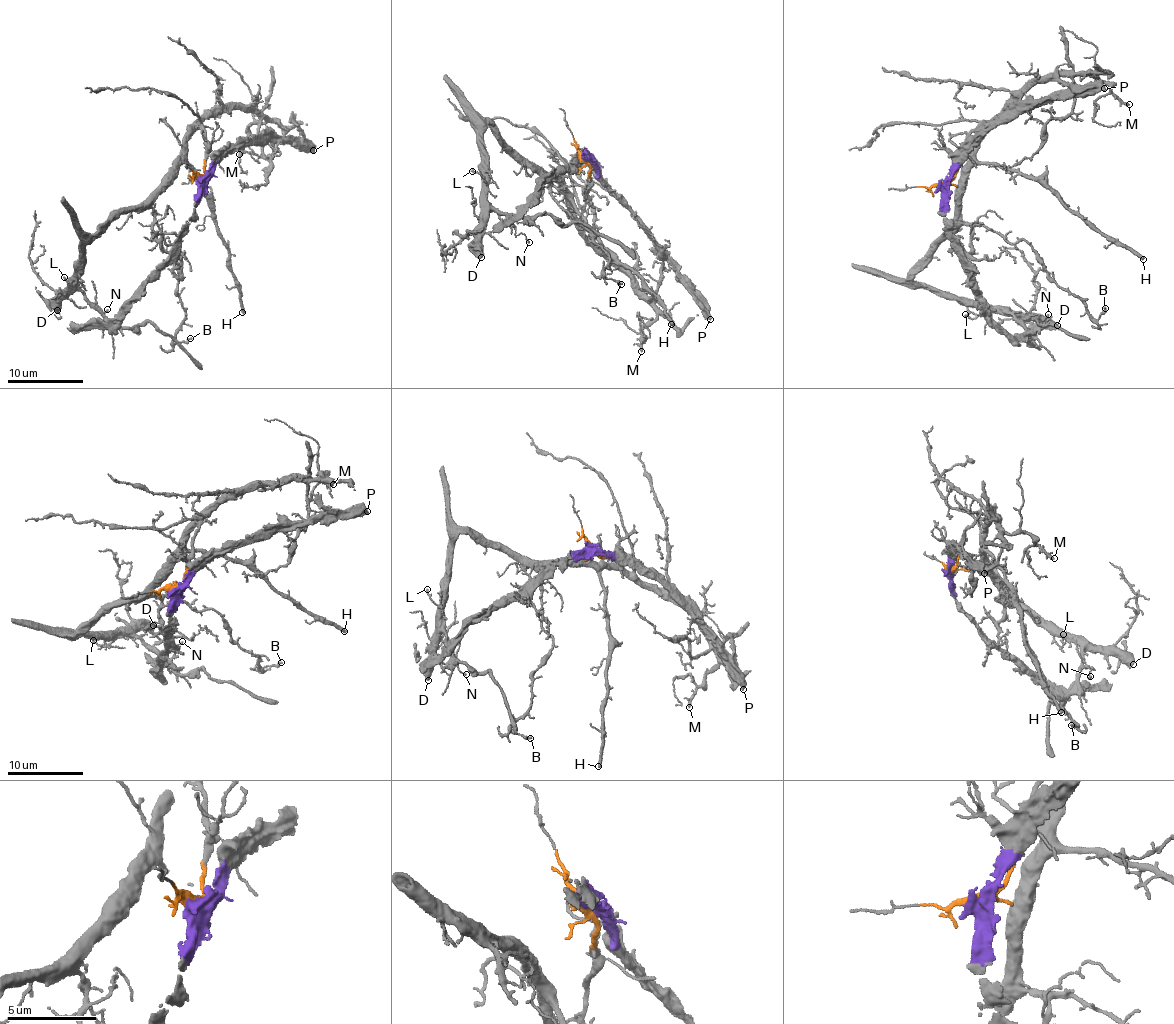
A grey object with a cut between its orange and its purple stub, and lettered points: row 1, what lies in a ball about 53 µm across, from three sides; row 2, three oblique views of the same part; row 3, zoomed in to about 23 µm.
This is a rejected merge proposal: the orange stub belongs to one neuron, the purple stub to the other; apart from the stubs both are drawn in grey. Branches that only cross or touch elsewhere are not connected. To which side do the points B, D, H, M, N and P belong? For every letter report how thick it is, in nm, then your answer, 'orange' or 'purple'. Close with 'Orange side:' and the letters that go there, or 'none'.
B: 260 nm | orange
D: 480 nm | orange
H: 320 nm | orange
M: 190 nm | orange
N: 140 nm | orange
P: 440 nm | purple
Orange side: B, D, H, M, N

